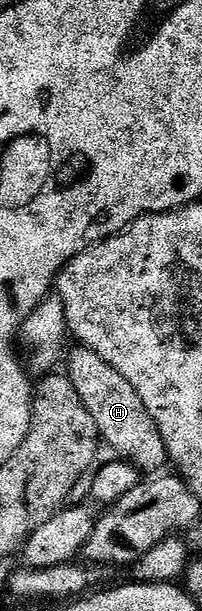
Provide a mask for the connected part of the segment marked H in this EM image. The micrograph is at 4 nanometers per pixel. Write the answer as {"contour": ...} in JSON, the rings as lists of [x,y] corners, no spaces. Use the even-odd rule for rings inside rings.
{"contour":[[[76,346],[73,352],[71,349],[67,353],[67,364],[68,380],[74,390],[78,390],[82,406],[90,410],[90,418],[94,418],[94,426],[100,431],[101,441],[107,446],[109,444],[119,459],[127,460],[144,474],[155,473],[160,470],[155,468],[169,463],[168,451],[154,418],[150,418],[146,406],[142,406],[142,398],[138,398],[134,386],[130,386],[130,382],[126,382],[126,378],[122,378],[122,374],[118,374],[110,362],[106,362],[94,350]]]}

